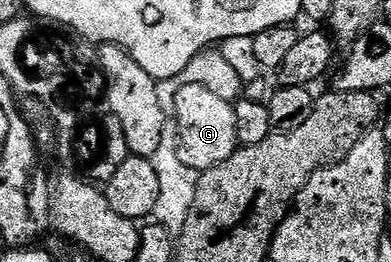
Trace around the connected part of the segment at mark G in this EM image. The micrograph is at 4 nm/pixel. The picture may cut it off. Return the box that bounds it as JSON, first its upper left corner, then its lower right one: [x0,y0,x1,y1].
[173,87,240,170]

